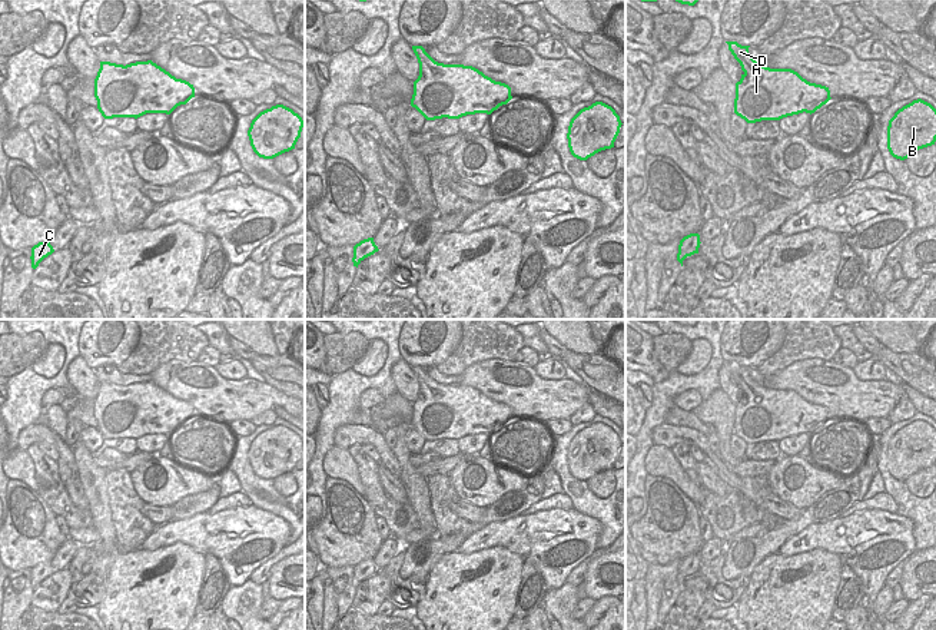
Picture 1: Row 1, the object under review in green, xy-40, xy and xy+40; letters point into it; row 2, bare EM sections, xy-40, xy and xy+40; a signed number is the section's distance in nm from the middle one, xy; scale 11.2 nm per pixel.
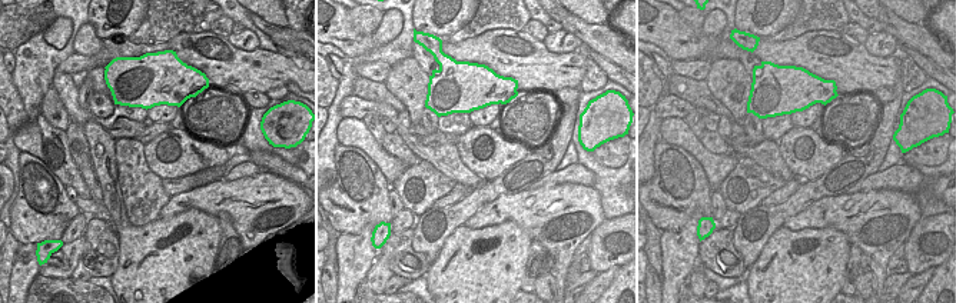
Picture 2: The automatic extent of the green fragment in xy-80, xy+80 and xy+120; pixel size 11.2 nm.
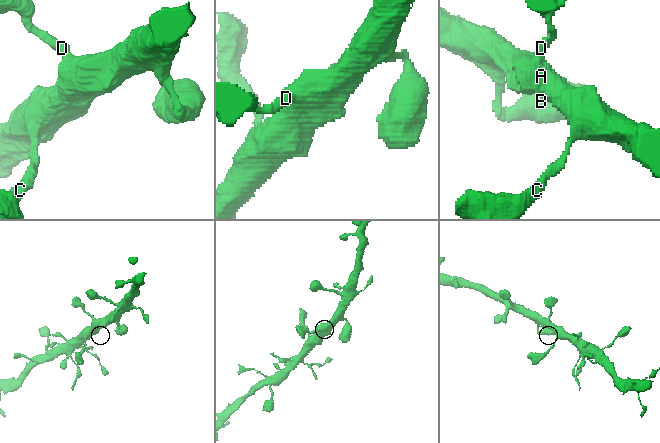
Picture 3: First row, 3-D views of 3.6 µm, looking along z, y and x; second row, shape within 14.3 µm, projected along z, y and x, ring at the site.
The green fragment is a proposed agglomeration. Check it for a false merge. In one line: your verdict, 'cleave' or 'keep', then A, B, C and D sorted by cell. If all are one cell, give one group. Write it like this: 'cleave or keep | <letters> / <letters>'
keep | A B C D

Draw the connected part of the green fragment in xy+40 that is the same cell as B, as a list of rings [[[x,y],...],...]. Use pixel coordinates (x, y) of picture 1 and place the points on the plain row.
[[[922,420],[903,427],[889,441],[887,470],[896,480],[905,481],[935,462],[936,430]]]

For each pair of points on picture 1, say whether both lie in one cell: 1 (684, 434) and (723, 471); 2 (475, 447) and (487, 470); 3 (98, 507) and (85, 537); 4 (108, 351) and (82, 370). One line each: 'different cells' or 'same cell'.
1: same cell
2: different cells
3: different cells
4: different cells

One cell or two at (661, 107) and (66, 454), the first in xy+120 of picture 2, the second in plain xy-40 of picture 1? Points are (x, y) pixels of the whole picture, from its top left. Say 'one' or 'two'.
one

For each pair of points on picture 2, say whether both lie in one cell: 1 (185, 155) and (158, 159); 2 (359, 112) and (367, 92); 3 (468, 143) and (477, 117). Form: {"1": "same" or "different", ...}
{"1": "same", "2": "different", "3": "different"}

